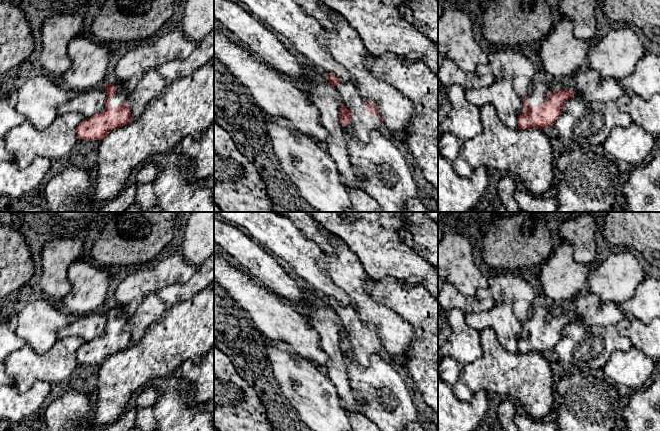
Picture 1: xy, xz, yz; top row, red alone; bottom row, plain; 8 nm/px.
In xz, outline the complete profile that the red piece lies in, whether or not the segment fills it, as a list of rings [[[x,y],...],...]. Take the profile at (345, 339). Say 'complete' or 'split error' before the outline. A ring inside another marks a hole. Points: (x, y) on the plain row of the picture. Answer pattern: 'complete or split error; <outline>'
split error; [[[333,298],[326,299],[336,312],[340,323],[340,346],[351,348],[356,361],[363,367],[369,365],[370,357],[383,348],[377,332],[361,320],[357,311],[350,306],[342,306]]]

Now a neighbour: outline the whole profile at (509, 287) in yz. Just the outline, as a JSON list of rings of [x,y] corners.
[[[512,270],[491,276],[488,289],[496,304],[511,305],[516,318],[522,323],[531,317],[532,307],[539,299],[523,274]]]

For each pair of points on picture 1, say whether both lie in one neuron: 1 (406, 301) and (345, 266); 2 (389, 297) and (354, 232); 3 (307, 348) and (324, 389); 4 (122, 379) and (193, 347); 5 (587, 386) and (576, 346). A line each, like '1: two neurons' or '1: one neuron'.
1: two neurons
2: two neurons
3: two neurons
4: one neuron
5: two neurons

